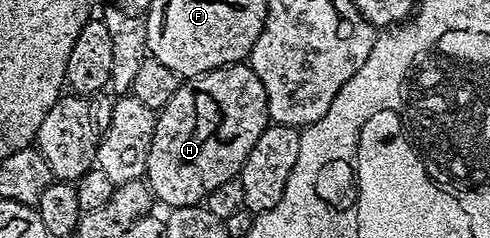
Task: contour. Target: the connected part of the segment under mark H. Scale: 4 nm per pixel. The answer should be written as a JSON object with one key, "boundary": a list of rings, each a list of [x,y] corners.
{"boundary":[[[237,63],[235,65],[223,65],[220,69],[204,73],[201,77],[187,78],[187,80],[178,87],[178,91],[174,91],[174,99],[170,99],[170,103],[166,103],[166,107],[159,110],[156,118],[154,143],[150,143],[150,159],[148,160],[148,172],[146,174],[148,186],[152,188],[153,198],[155,198],[159,204],[161,201],[162,204],[168,205],[167,208],[169,210],[181,209],[187,205],[201,204],[216,187],[222,187],[222,183],[233,180],[233,178],[239,174],[240,169],[250,155],[250,151],[254,147],[254,143],[258,143],[262,131],[268,128],[269,124],[268,92],[262,83],[262,79],[258,79],[258,75],[252,70],[251,64]]]}

